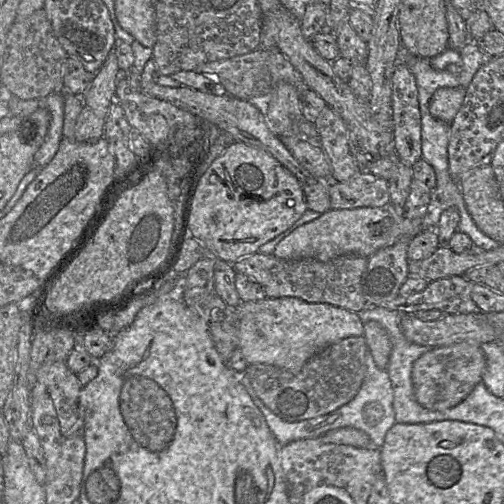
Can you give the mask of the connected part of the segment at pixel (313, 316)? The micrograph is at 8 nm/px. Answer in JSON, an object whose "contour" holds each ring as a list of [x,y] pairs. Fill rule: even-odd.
{"contour":[[[297,297],[241,302],[237,307],[238,348],[248,364],[269,364],[292,373],[301,371],[315,354],[351,336],[363,336],[364,321],[356,312],[329,303],[310,303]]]}

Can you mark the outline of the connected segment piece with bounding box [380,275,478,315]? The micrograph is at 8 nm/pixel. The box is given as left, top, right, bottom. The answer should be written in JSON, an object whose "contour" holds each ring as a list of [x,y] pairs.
{"contour":[[[454,275],[432,281],[421,292],[402,296],[380,305],[402,313],[416,313],[436,309],[444,314],[472,313],[478,310],[471,297],[473,282],[463,275]]]}

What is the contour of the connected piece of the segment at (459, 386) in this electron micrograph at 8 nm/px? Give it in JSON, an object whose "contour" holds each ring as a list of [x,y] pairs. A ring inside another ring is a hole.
{"contour":[[[460,342],[431,348],[413,364],[412,383],[417,402],[426,409],[442,411],[463,401],[482,381],[486,358],[480,344]]]}

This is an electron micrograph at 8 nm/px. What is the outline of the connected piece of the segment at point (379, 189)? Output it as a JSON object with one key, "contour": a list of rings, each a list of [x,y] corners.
{"contour":[[[361,171],[346,182],[331,182],[332,210],[383,207],[390,202],[388,181]]]}

